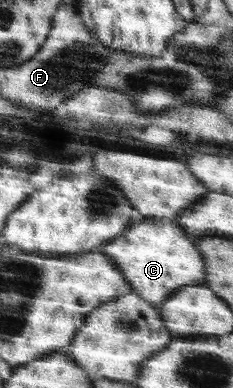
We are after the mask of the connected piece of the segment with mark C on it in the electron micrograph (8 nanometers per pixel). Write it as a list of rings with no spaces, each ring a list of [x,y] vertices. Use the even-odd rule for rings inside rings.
[[[139,218],[123,235],[101,245],[99,250],[119,265],[120,272],[123,272],[133,291],[157,306],[183,287],[207,285],[203,253],[200,252],[197,241],[185,233],[183,226],[175,219]]]

